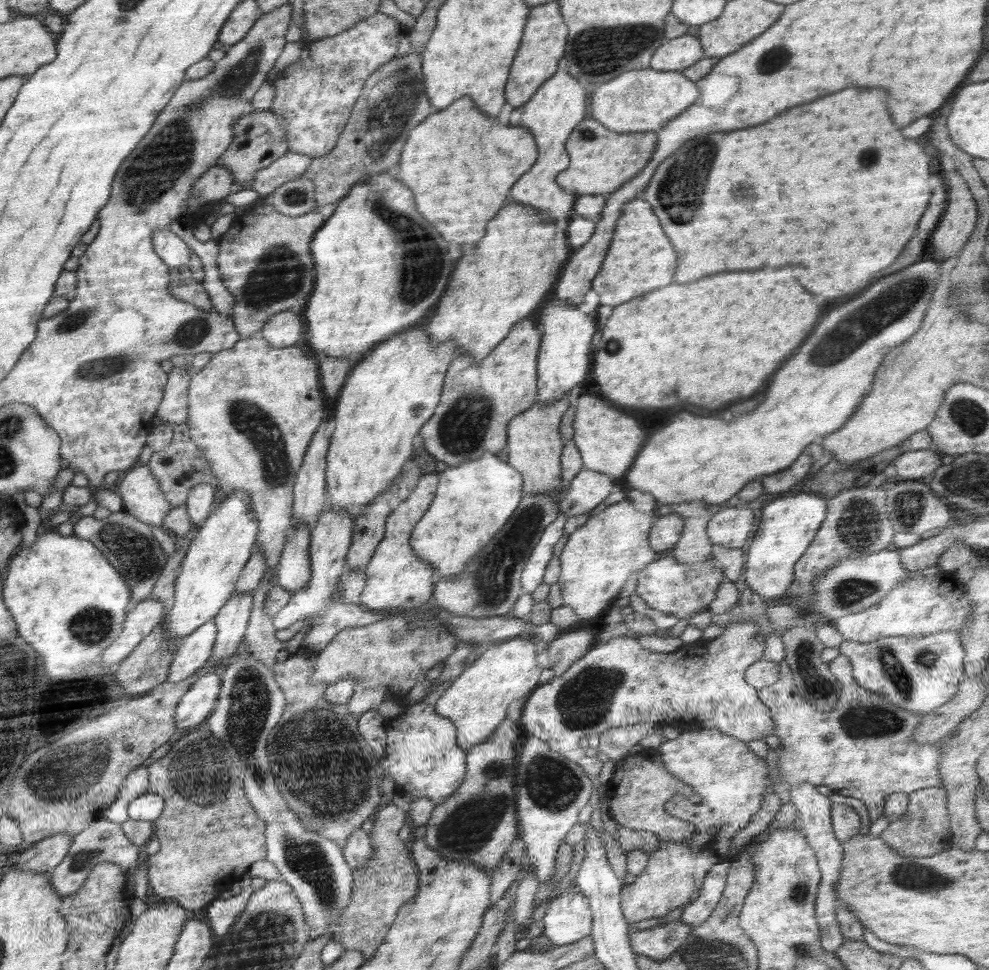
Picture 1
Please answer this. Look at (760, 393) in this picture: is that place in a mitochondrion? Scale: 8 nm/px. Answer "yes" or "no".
no

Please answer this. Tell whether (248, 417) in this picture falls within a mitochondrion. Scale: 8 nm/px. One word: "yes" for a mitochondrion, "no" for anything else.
yes

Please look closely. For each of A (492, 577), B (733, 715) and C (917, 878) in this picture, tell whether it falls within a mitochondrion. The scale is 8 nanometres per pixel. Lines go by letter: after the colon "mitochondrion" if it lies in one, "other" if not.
A: mitochondrion
B: other
C: mitochondrion

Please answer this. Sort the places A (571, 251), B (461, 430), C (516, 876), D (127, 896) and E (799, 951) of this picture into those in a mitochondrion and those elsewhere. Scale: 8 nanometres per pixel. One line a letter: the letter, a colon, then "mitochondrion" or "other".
A: other
B: mitochondrion
C: other
D: other
E: mitochondrion

